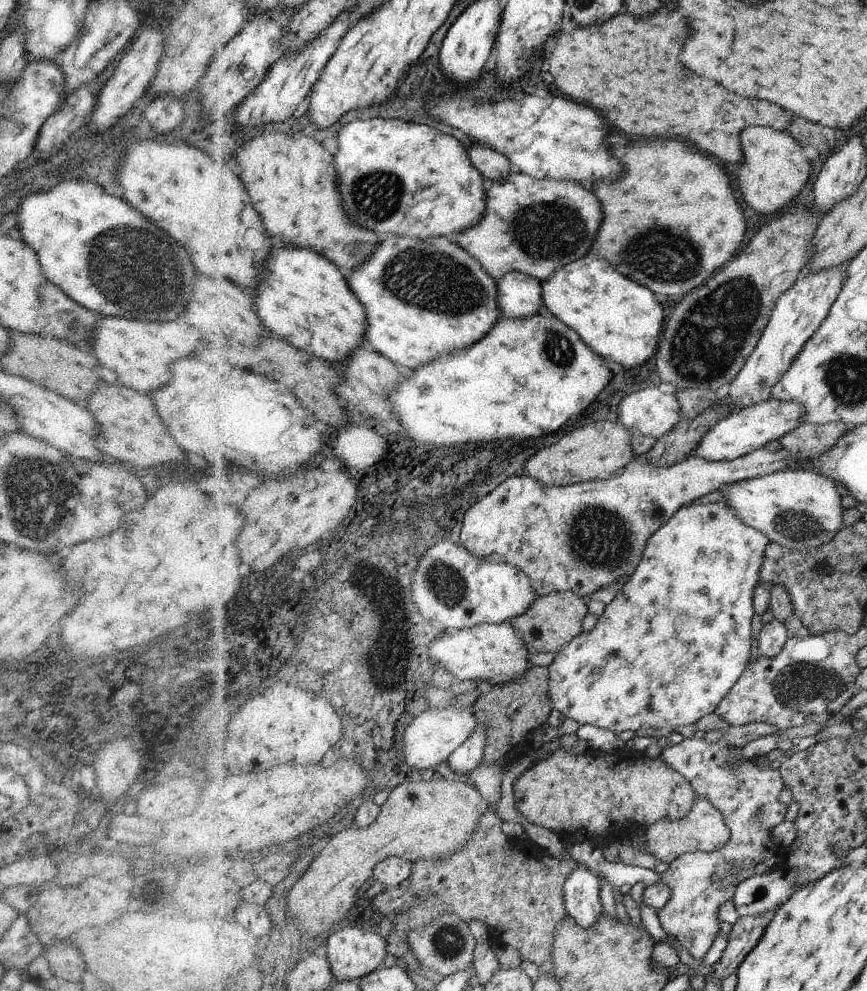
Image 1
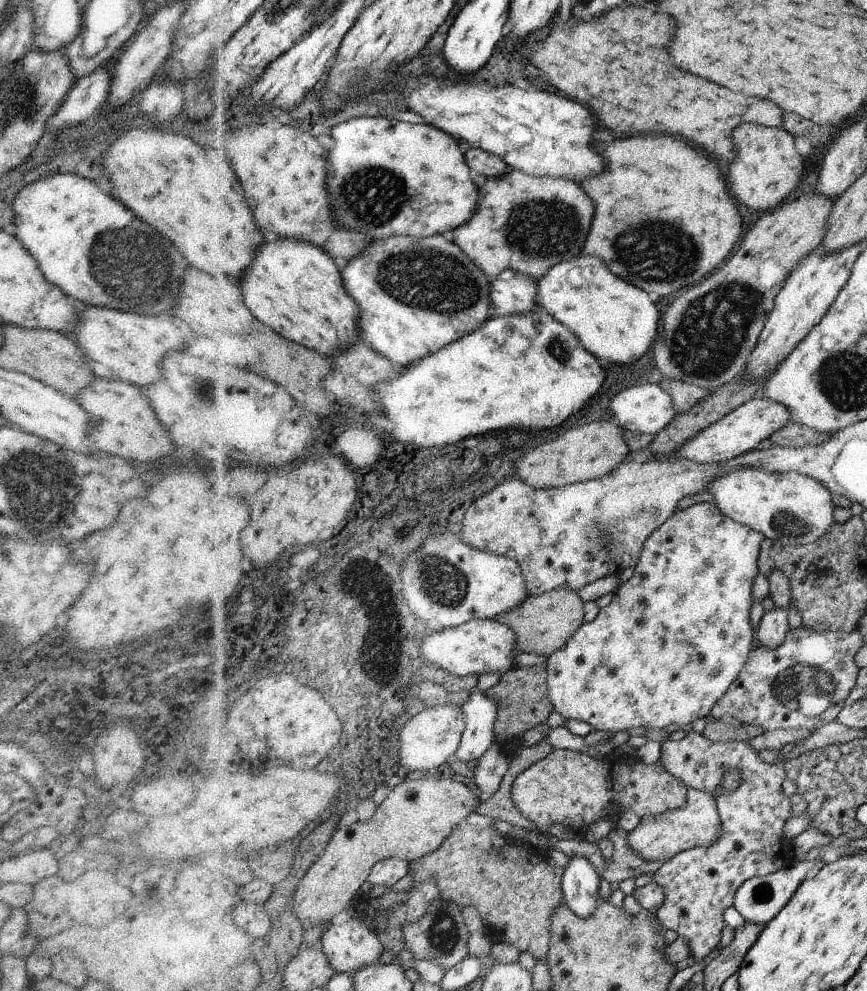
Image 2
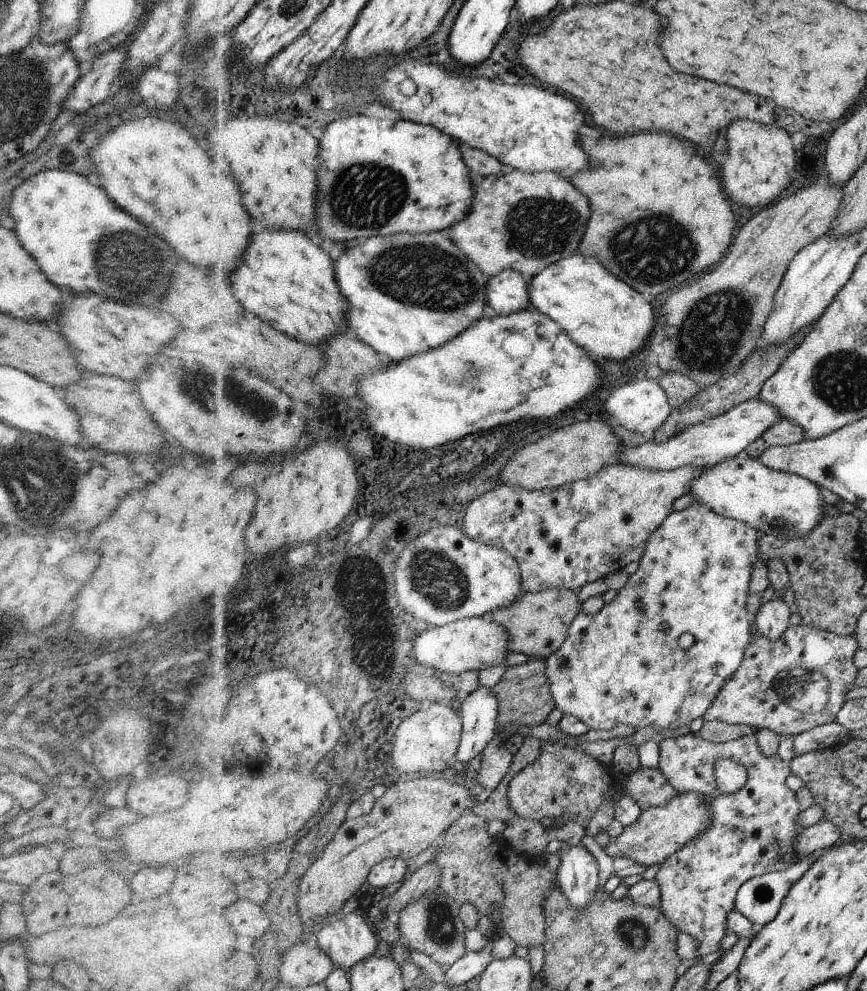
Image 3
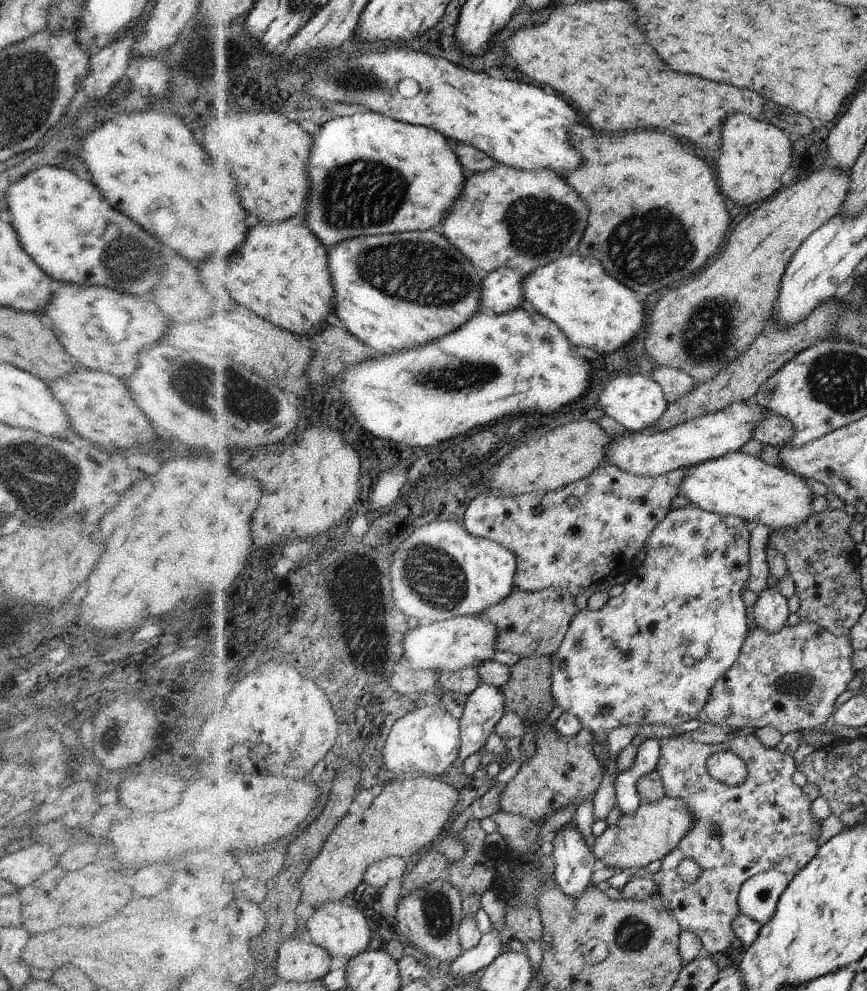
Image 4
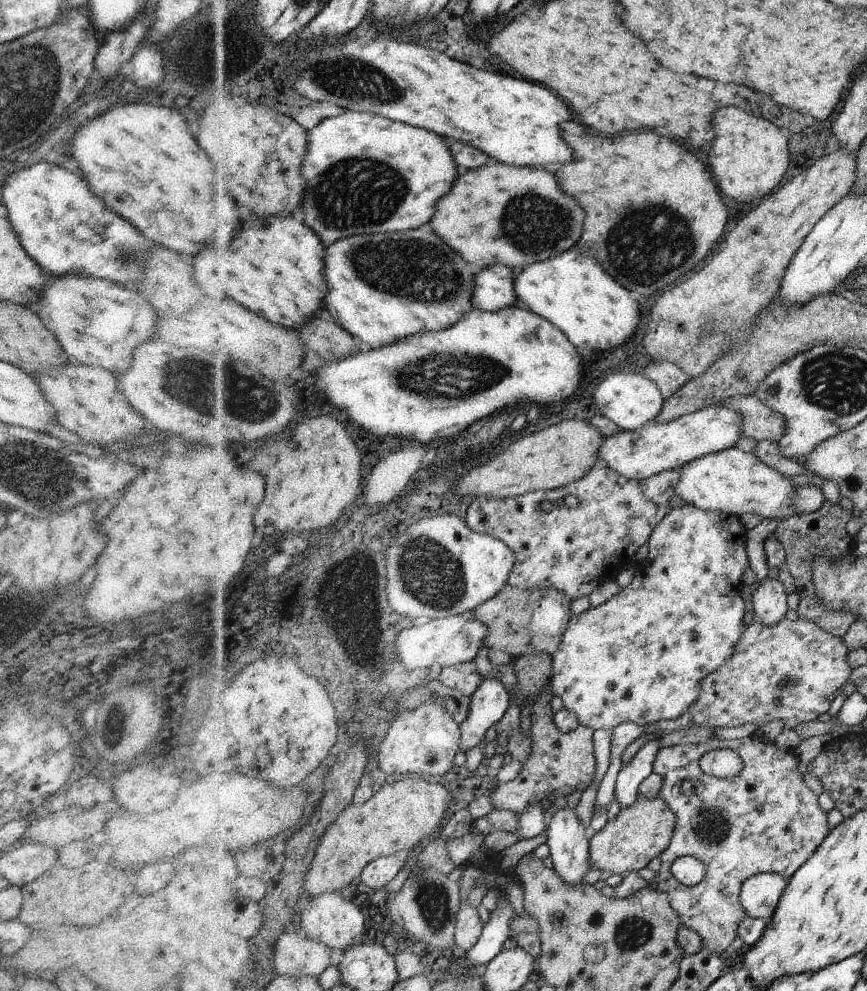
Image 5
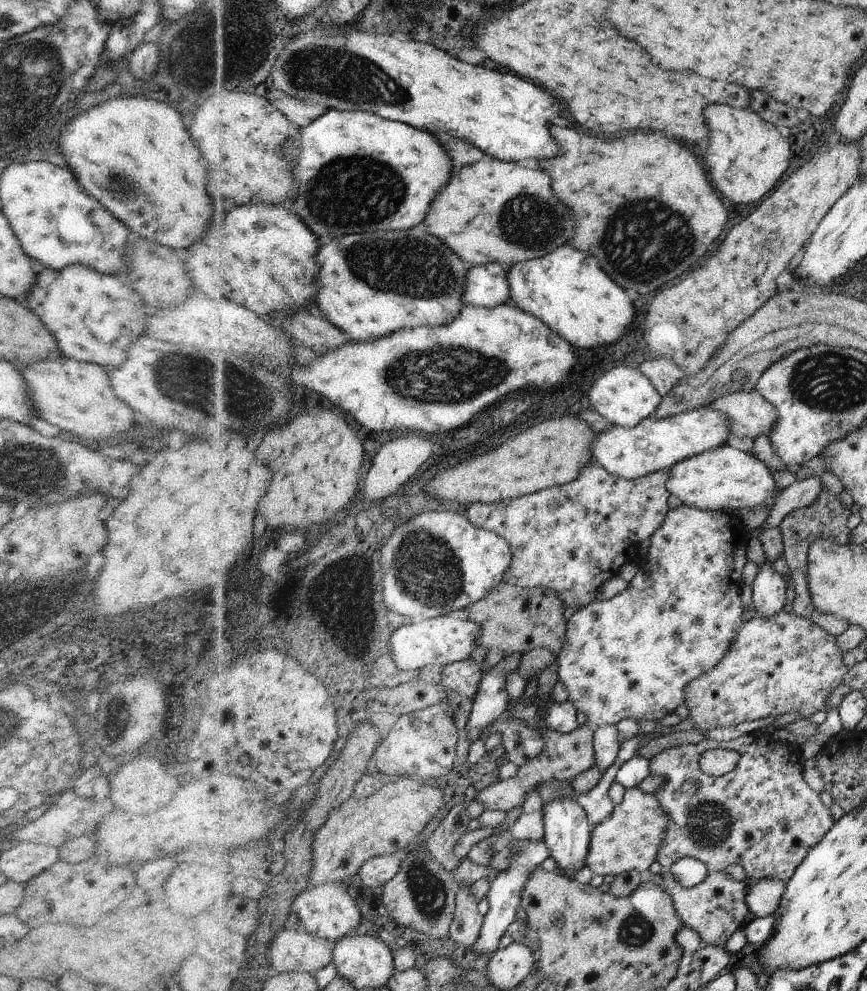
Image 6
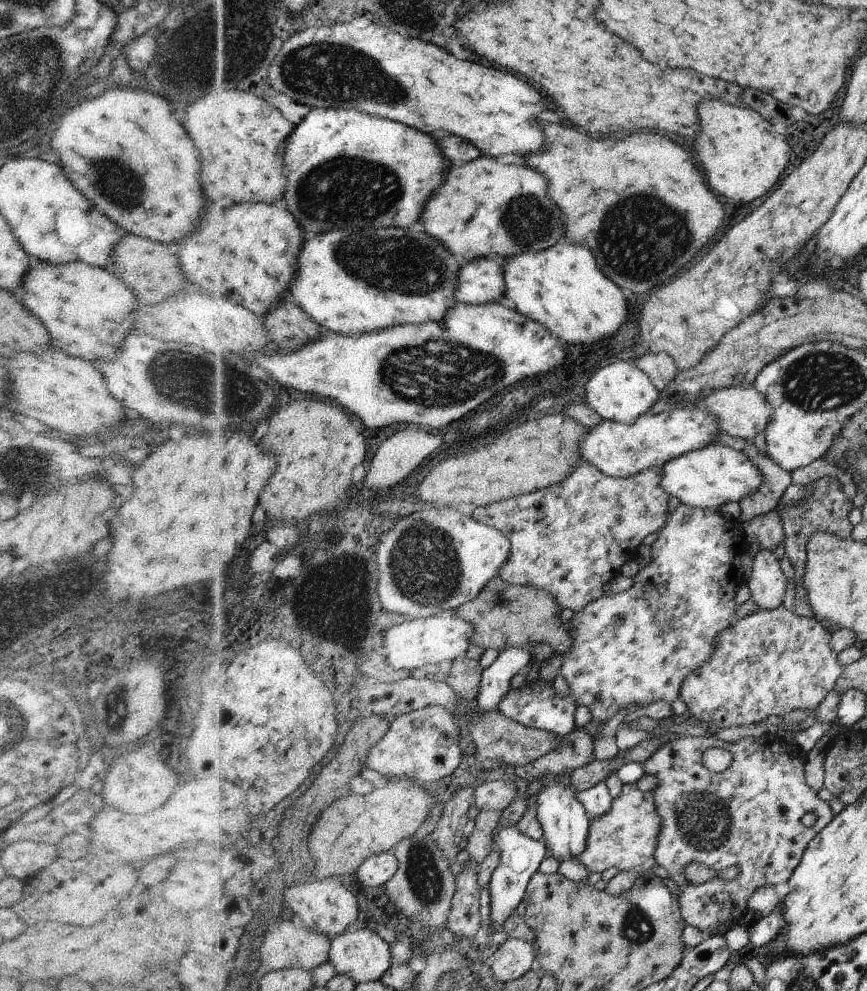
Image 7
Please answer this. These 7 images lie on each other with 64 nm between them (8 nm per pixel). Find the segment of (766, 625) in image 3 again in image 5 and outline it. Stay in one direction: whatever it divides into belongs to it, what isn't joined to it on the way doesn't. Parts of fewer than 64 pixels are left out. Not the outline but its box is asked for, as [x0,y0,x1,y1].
[752,576,786,626]

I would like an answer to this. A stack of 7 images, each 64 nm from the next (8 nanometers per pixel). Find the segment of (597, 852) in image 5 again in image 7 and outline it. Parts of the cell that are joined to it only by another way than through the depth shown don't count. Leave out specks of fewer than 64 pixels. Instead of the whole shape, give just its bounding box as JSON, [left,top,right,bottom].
[577,784,662,874]

